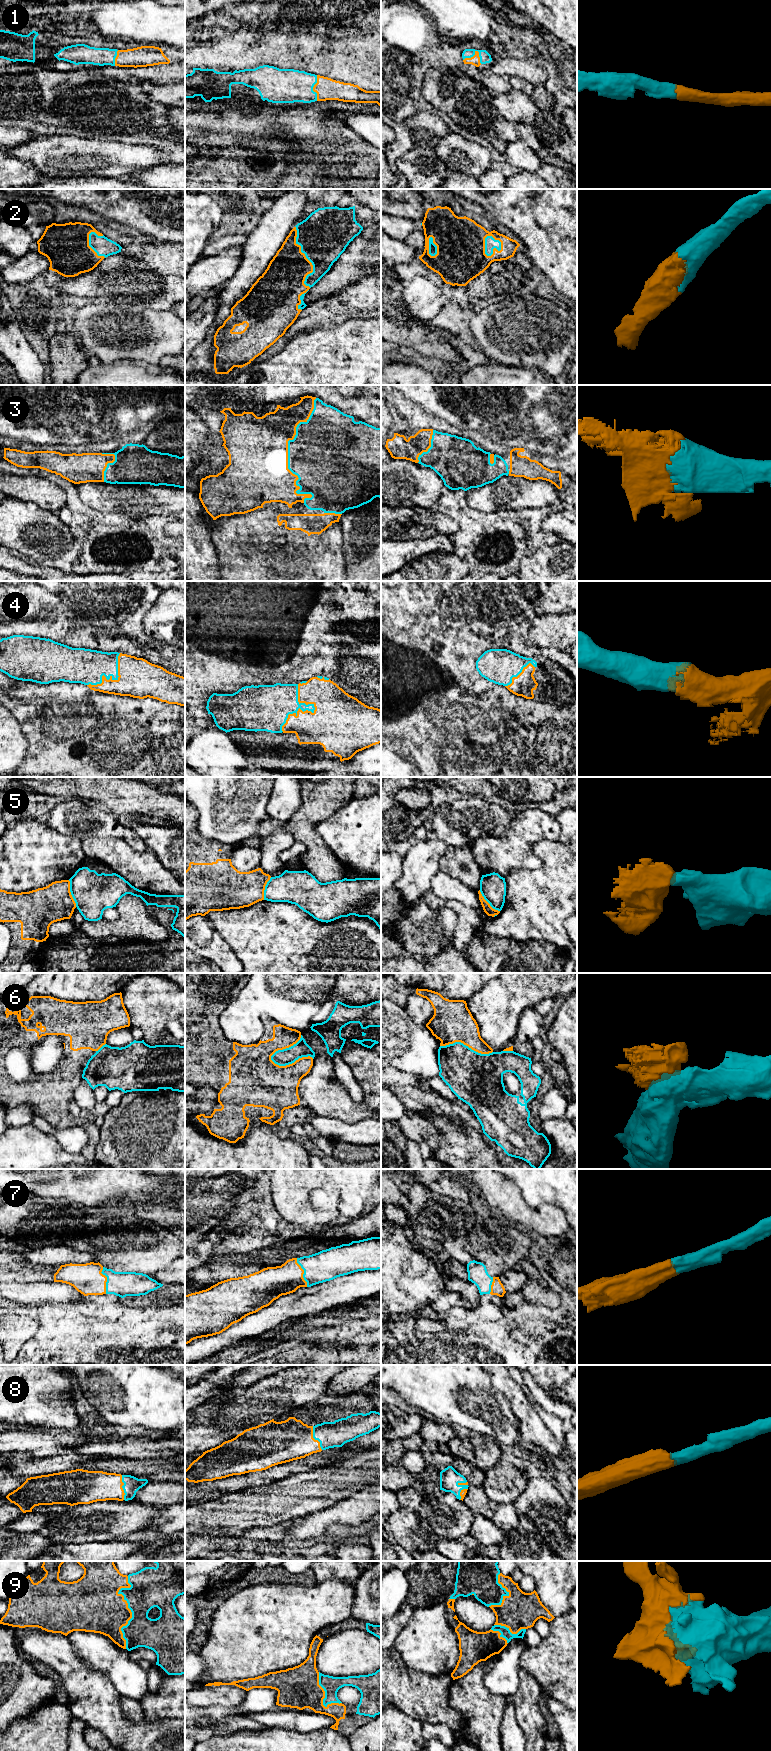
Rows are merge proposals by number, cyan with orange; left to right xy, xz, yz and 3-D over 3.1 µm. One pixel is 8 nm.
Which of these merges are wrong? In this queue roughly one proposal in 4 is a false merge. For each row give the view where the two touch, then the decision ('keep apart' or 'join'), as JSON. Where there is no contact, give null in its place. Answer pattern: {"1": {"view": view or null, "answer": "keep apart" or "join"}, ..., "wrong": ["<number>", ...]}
{"1": {"view": "yz", "answer": "join"}, "2": {"view": "xz", "answer": "join"}, "3": {"view": "xz", "answer": "join"}, "4": {"view": "xz", "answer": "join"}, "5": {"view": "xy", "answer": "keep apart"}, "6": {"view": "xz", "answer": "keep apart"}, "7": {"view": "xz", "answer": "join"}, "8": {"view": "xz", "answer": "join"}, "9": {"view": "xy", "answer": "join"}, "wrong": ["5", "6"]}

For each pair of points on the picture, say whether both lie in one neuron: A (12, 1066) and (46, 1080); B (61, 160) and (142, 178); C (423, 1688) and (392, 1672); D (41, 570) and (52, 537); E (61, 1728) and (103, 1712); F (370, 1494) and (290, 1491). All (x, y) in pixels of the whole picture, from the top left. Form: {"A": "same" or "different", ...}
{"A": "same", "B": "different", "C": "same", "D": "different", "E": "different", "F": "different"}

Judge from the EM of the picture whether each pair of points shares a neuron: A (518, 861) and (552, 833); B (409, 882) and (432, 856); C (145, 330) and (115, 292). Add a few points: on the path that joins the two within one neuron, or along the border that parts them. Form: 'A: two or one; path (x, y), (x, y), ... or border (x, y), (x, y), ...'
A: one; path (518, 850), (535, 833), (541, 833)
B: one; path (415, 876), (426, 862)
C: two; border (111, 299), (131, 300), (143, 307)

